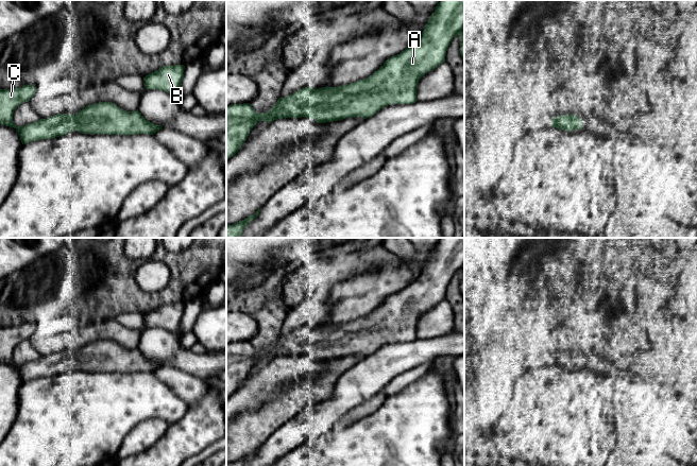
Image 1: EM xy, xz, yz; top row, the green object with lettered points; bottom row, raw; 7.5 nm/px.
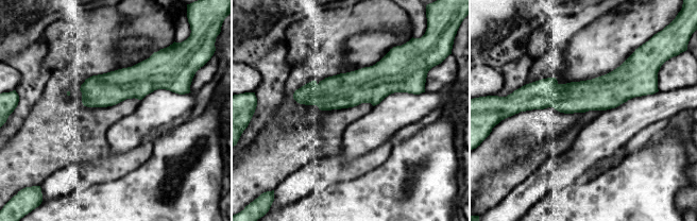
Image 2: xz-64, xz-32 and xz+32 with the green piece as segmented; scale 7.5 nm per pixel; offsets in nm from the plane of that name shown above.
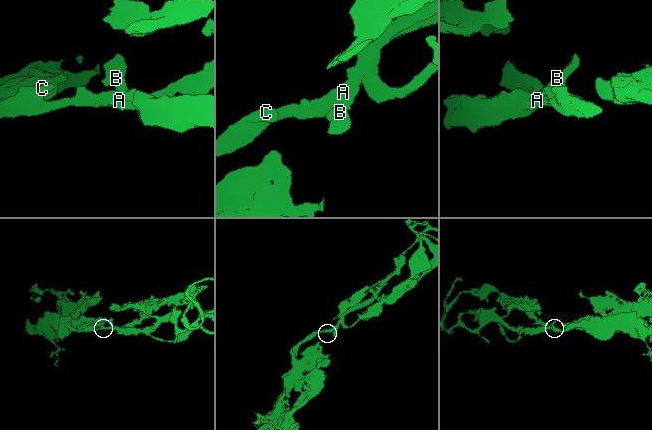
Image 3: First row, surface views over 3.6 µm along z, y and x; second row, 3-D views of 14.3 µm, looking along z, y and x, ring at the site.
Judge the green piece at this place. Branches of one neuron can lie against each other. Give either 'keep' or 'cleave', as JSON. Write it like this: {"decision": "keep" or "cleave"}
{"decision": "keep"}

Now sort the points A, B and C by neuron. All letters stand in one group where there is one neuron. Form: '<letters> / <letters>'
A B C

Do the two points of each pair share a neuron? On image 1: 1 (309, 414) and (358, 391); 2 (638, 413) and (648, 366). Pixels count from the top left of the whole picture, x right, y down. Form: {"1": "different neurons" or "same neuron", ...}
{"1": "same neuron", "2": "different neurons"}

